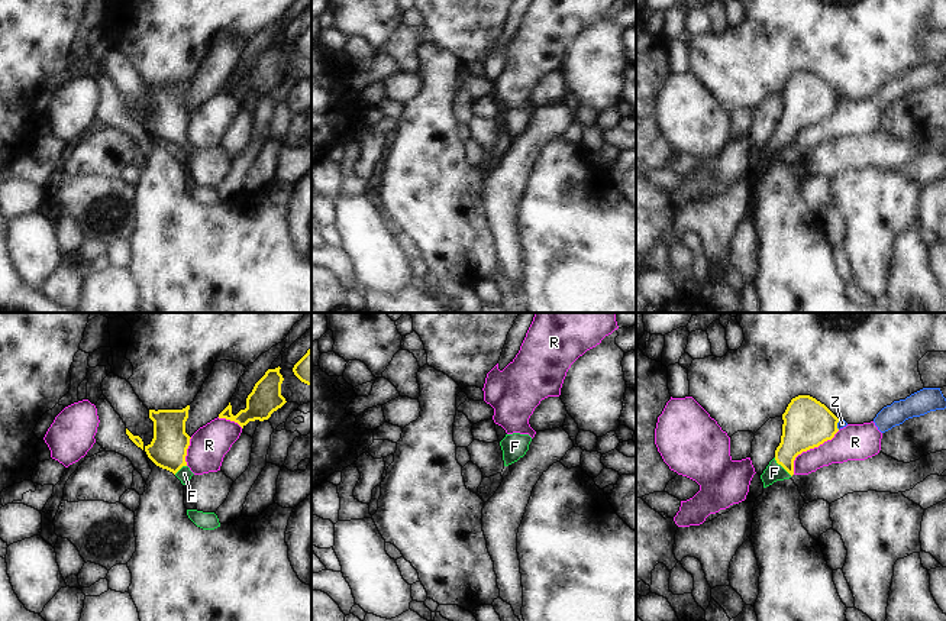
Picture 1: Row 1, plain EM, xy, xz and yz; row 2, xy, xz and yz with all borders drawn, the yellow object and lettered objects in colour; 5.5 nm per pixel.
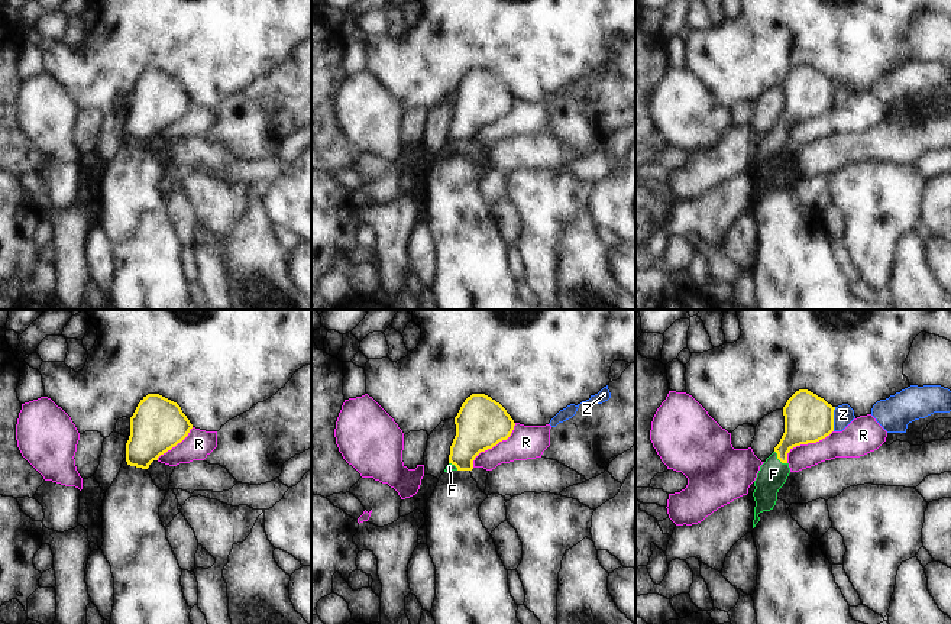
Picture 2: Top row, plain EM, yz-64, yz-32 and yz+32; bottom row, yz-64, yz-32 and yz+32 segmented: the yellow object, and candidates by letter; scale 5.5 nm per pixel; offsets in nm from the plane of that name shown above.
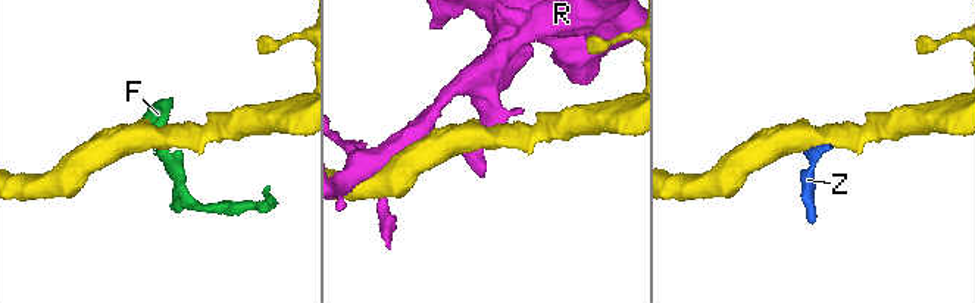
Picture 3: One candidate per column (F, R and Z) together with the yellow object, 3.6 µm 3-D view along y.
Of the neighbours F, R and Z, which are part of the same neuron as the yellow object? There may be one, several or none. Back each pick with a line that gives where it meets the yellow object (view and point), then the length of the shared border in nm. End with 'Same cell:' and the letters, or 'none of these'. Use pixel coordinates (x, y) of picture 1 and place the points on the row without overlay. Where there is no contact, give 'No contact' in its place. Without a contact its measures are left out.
F: Touches yellow at yz (783, 142). Shared border 140 nm
Same cell: F

